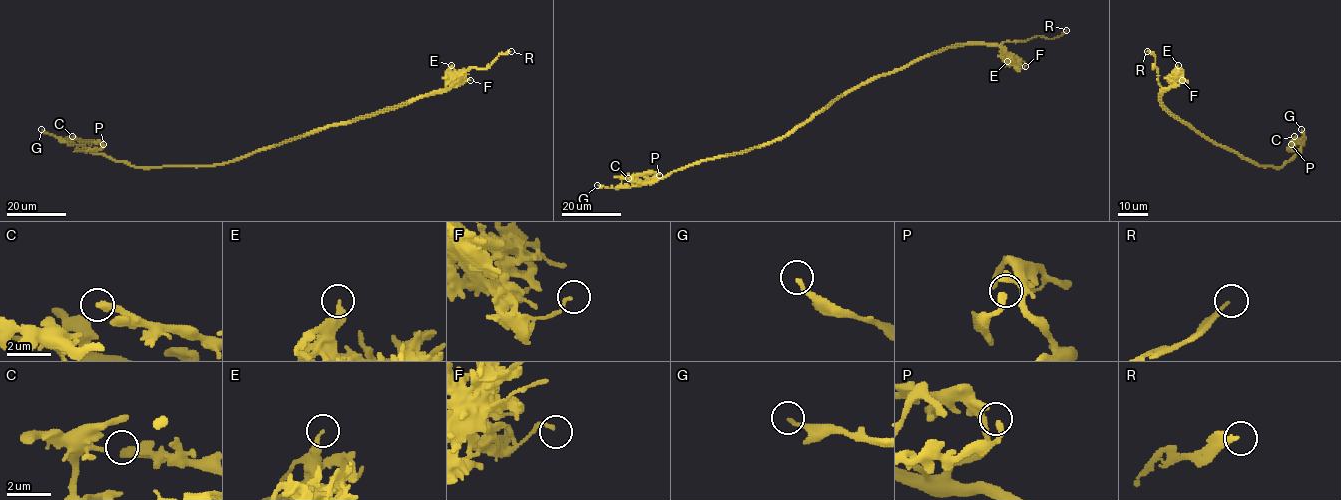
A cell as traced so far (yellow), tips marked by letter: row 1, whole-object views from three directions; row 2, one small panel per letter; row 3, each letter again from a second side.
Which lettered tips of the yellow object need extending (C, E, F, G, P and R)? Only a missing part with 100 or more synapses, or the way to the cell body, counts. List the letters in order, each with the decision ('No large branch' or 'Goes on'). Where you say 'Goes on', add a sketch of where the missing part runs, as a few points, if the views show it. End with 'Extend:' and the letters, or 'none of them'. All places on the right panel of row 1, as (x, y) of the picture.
C: No large branch
E: No large branch
F: No large branch
G: No large branch
P: No large branch
R: Goes on. Course of what is missing: (1147, 51), (1117, 26)
Extend: R

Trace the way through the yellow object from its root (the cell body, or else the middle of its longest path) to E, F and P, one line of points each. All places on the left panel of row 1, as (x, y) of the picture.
E: (281, 144), (327, 126), (348, 123), (421, 97), (442, 93), (452, 82), (451, 65)
F: (281, 144), (327, 126), (348, 123), (421, 97), (441, 93), (470, 80)
P: (281, 144), (256, 150), (221, 164), (158, 167), (135, 167), (89, 150), (102, 149), (103, 144)

